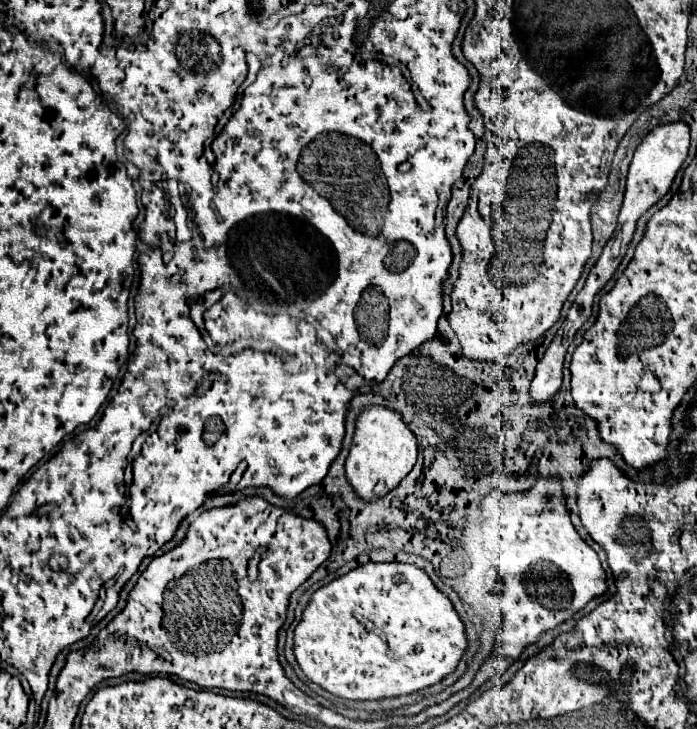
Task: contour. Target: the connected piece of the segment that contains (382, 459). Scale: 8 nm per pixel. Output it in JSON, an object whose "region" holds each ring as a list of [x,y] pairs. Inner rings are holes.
{"region":[[[372,406],[364,414],[360,414],[356,422],[356,434],[346,460],[346,478],[362,502],[380,500],[390,490],[400,486],[404,476],[408,476],[408,472],[416,464],[416,454],[416,438],[408,430],[408,426],[404,426],[400,414]]]}

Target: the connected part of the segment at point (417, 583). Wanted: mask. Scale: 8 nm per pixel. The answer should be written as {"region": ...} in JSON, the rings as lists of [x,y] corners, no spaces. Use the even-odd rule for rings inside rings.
{"region":[[[364,564],[318,588],[294,630],[294,656],[314,684],[346,700],[382,700],[418,692],[452,674],[468,648],[464,622],[450,598],[414,564]]]}

